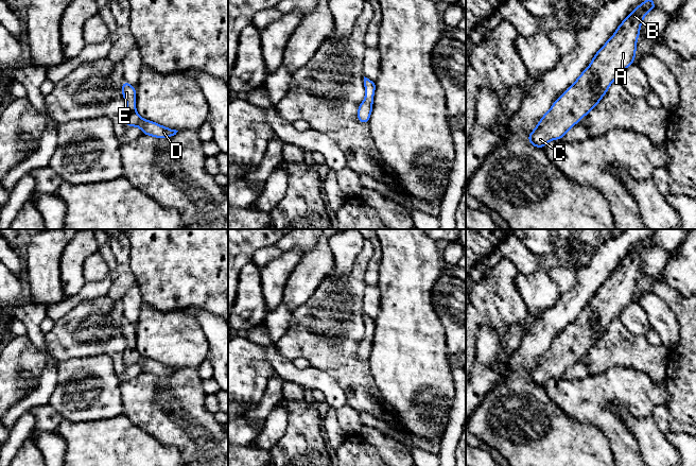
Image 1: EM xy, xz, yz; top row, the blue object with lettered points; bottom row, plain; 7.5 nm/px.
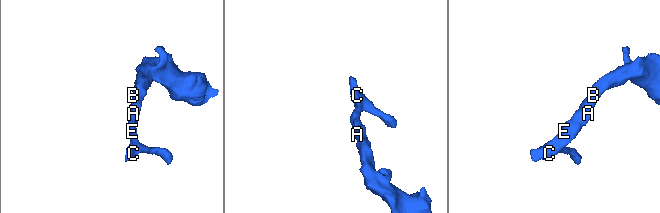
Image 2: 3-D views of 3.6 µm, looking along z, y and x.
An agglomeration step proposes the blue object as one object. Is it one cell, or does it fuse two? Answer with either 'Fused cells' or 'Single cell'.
Single cell

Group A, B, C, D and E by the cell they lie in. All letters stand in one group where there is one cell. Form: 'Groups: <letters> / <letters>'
Groups: A B C D E

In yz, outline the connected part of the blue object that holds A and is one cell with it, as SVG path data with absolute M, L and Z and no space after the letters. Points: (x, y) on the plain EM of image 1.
M652 235L638 243L617 264L615 271L597 289L586 308L578 316L558 335L550 348L542 353L536 366L528 372L528 380L543 386L551 378L563 376L568 368L577 362L581 356L595 346L601 336L607 331L609 324L631 303L636 296L637 277L640 274L641 261L645 253L657 244Z

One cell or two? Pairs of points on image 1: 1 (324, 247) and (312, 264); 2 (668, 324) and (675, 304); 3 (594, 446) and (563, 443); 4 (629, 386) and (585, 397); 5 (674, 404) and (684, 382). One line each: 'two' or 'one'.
1: one
2: two
3: one
4: one
5: one

